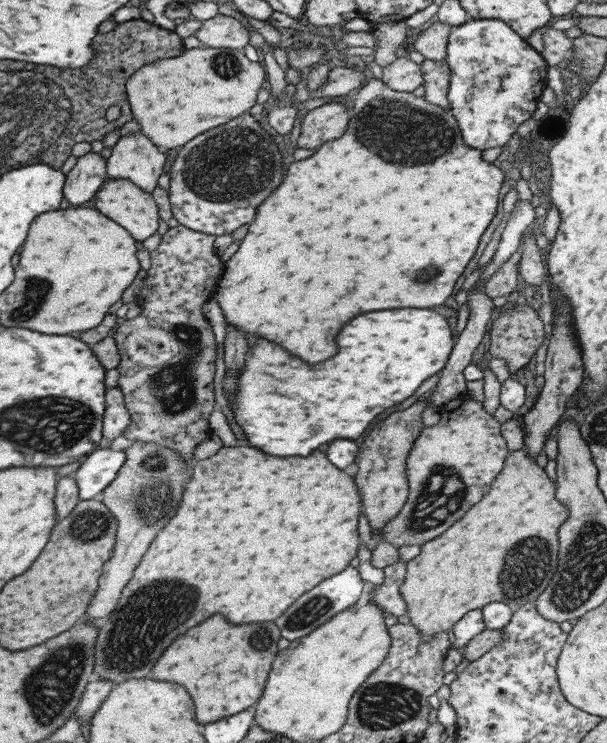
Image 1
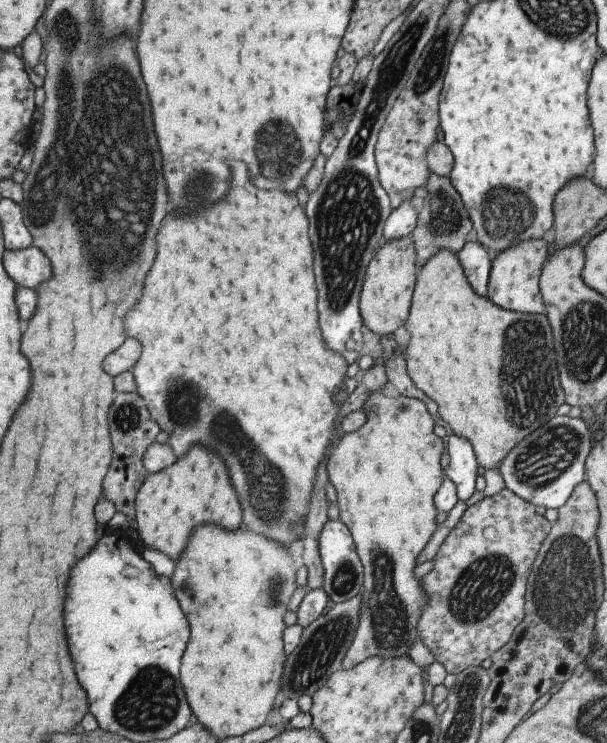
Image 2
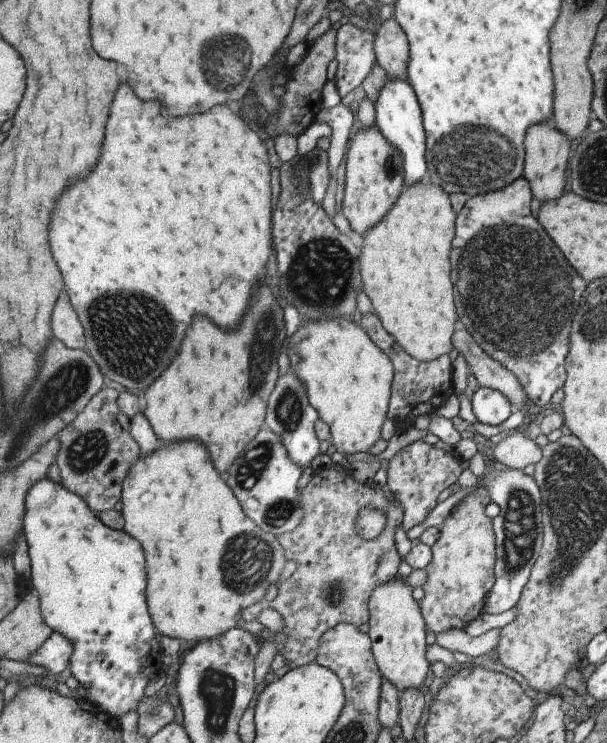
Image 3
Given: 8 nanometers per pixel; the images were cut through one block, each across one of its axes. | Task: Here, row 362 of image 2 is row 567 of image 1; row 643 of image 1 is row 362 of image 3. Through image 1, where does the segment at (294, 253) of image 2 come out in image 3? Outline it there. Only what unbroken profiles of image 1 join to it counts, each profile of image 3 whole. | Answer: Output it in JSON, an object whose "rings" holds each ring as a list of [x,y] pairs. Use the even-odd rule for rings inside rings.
{"rings":[[[122,84],[110,110],[104,154],[96,164],[96,170],[84,180],[74,184],[64,198],[60,200],[52,226],[50,226],[50,242],[52,254],[62,270],[64,282],[68,284],[68,296],[74,310],[80,314],[80,320],[86,330],[86,346],[90,356],[96,360],[96,366],[106,377],[108,383],[120,389],[146,391],[150,385],[174,360],[180,350],[186,328],[192,324],[194,316],[206,316],[222,330],[236,330],[248,312],[248,304],[254,296],[254,286],[260,282],[266,264],[272,256],[272,168],[268,148],[248,122],[230,106],[216,106],[204,114],[184,116],[184,118],[166,118],[162,116],[160,104],[156,102],[140,102],[132,90]]]}

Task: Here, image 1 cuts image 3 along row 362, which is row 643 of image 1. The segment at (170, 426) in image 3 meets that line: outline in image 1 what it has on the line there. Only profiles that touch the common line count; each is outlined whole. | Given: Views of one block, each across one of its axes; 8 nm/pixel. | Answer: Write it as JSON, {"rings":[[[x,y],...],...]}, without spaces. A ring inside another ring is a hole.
{"rings":[[[214,614],[178,636],[156,662],[152,676],[182,684],[196,704],[196,720],[201,725],[216,722],[258,703],[280,639],[280,630],[272,622],[230,624],[224,616]]]}

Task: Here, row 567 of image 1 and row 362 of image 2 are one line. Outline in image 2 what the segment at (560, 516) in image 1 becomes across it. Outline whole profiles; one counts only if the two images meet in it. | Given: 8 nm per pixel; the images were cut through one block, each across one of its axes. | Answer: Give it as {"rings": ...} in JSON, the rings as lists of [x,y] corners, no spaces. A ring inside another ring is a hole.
{"rings":[[[440,250],[428,260],[428,263],[422,269],[418,270],[416,289],[413,292],[413,300],[405,325],[406,330],[410,332],[410,342],[408,342],[405,356],[408,375],[420,391],[423,391],[431,400],[434,400],[440,418],[444,421],[446,427],[450,426],[451,433],[470,442],[478,465],[486,470],[498,469],[506,459],[506,456],[520,442],[523,442],[524,438],[527,438],[532,432],[535,432],[548,422],[550,416],[554,417],[554,414],[558,412],[558,406],[562,406],[562,402],[564,402],[564,390],[560,388],[554,340],[552,340],[552,330],[550,330],[551,325],[548,318],[545,313],[516,313],[497,306],[487,297],[478,295],[470,287],[456,254],[448,250]]]}

